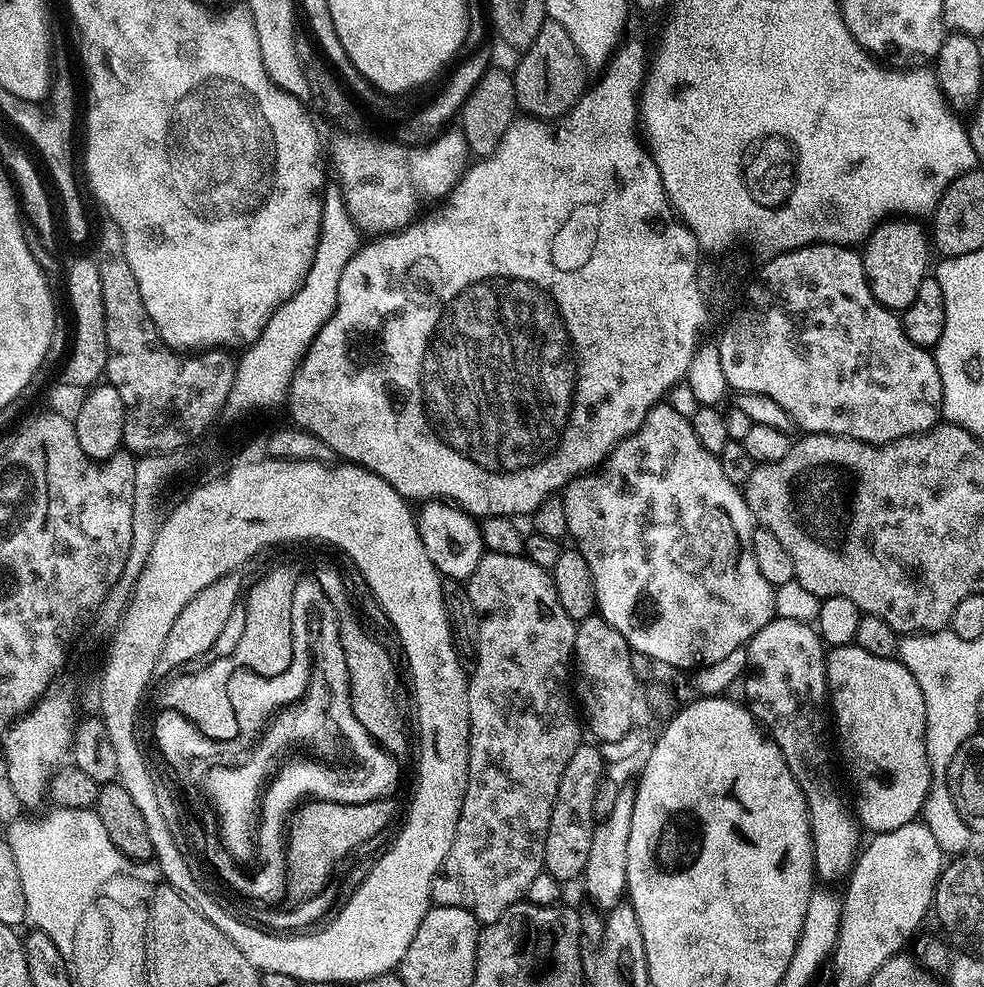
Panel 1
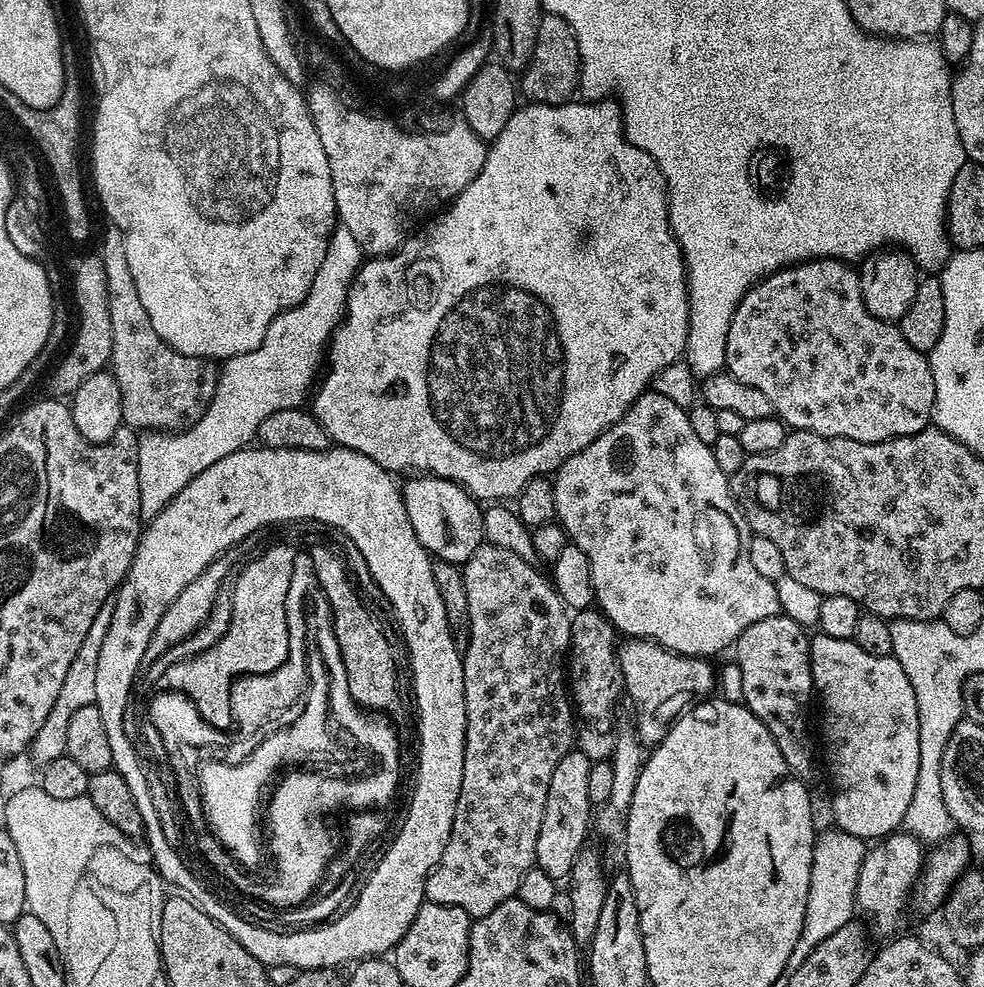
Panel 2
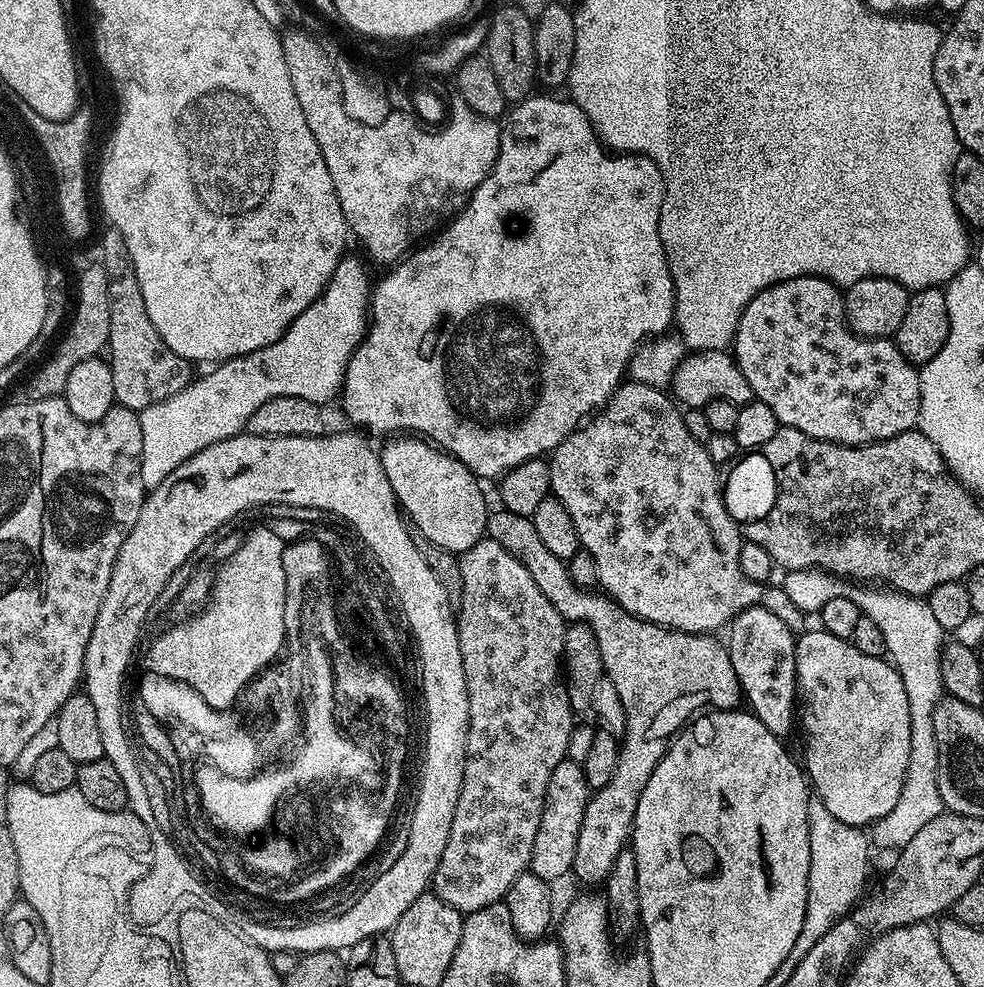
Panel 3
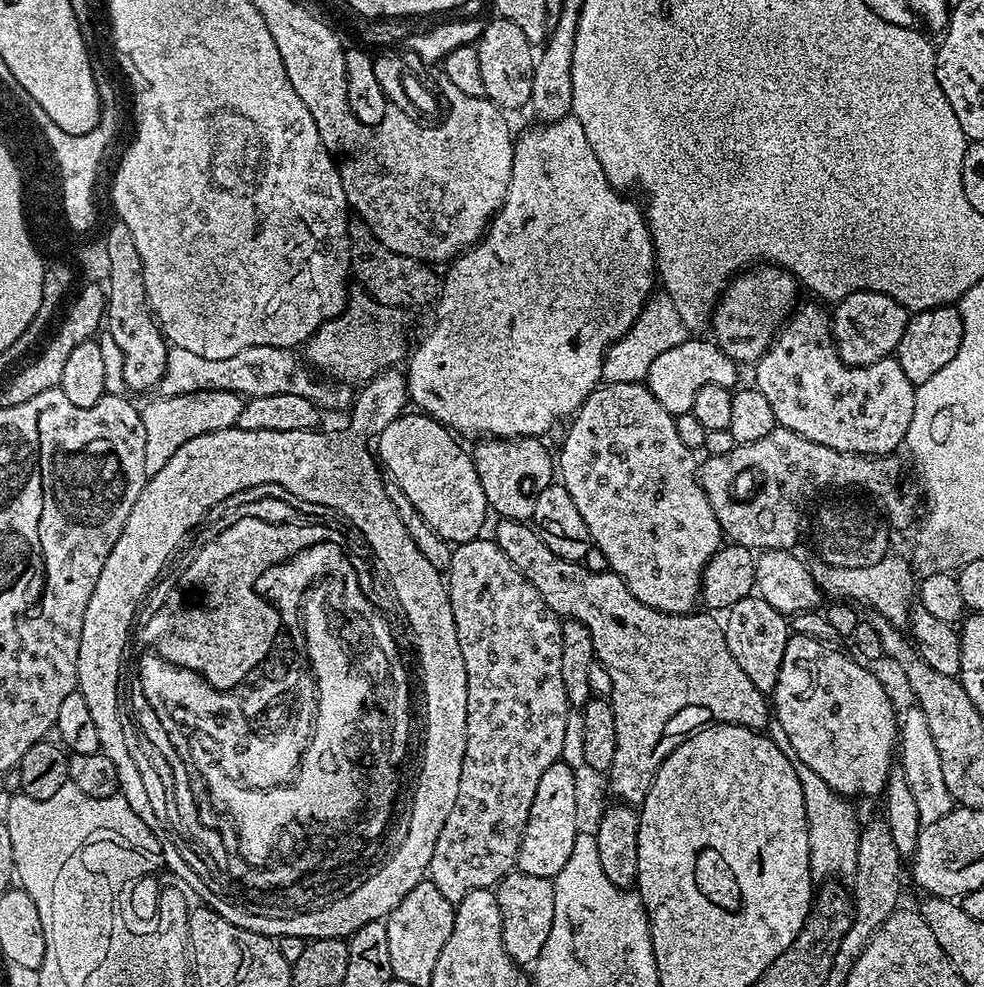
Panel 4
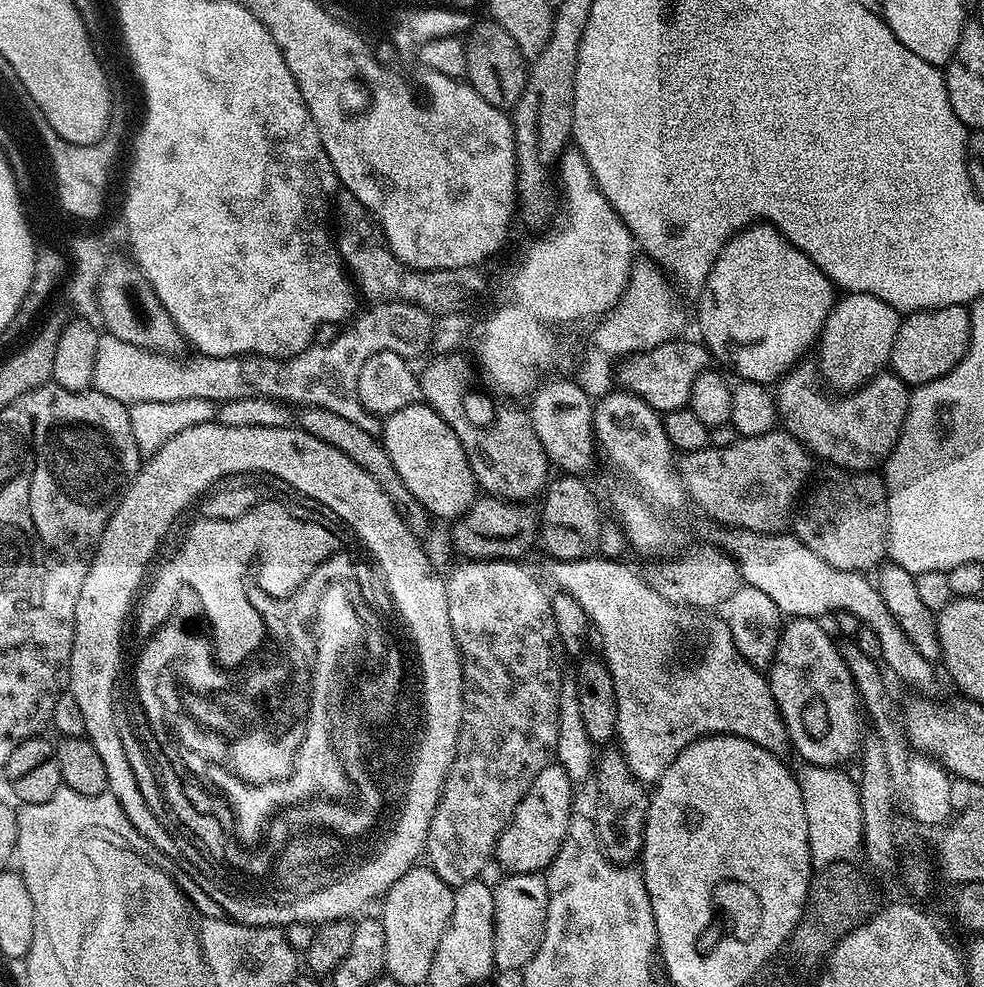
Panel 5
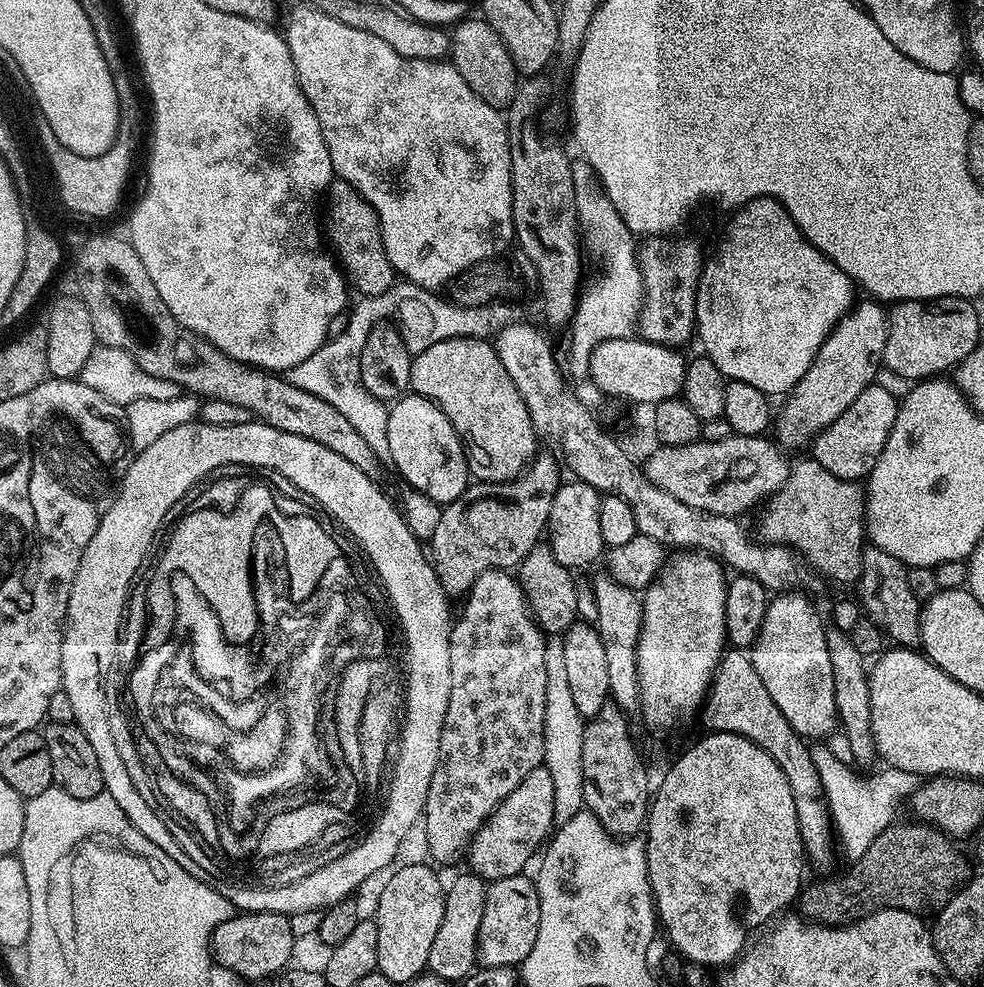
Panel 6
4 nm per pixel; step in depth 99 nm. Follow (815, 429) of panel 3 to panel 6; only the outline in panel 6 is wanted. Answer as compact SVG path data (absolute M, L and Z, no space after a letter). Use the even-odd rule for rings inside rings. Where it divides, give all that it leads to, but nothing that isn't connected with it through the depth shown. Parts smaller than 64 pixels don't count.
M880 382L871 388L862 390L852 405L843 412L829 428L824 428L816 435L810 445L811 459L818 461L830 474L843 480L863 481L874 470L890 432L896 421L898 396Z

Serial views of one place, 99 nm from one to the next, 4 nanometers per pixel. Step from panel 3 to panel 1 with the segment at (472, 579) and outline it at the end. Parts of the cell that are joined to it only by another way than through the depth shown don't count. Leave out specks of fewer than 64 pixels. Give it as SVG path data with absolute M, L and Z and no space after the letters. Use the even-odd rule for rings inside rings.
M485 551L478 566L474 566L474 574L468 576L466 587L474 610L482 614L478 626L476 658L468 682L468 709L470 710L468 781L466 782L466 794L462 798L462 810L458 814L454 842L450 842L450 854L446 854L442 866L436 871L436 877L432 879L432 904L458 906L462 910L470 910L470 914L474 914L477 924L487 926L498 922L498 918L502 918L502 914L507 908L521 903L528 895L530 882L534 882L534 878L538 878L538 874L544 871L546 834L550 830L550 818L554 810L558 786L562 782L562 770L566 770L566 762L570 762L570 758L574 758L574 750L578 750L578 746L582 742L582 736L580 736L582 720L578 715L577 705L574 703L573 689L572 692L568 689L568 676L570 680L570 669L574 664L572 651L574 650L577 621L572 620L570 614L566 614L566 610L562 610L562 602L558 602L558 594L554 590L554 582L549 569L534 566L534 562L530 562L523 554L511 556Z

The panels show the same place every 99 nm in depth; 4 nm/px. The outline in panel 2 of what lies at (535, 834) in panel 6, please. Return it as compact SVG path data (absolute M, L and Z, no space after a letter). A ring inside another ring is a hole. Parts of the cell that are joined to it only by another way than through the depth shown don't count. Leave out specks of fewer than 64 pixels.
M573 750L566 754L566 758L562 758L562 762L558 762L558 766L554 769L554 778L550 778L548 801L542 814L542 830L538 830L535 867L550 874L550 878L557 882L567 881L571 877L574 862L580 853L585 851L587 845L584 843L588 840L588 824L590 828L590 821L594 816L594 805L590 802L590 794L586 790L586 785L590 783L591 765L592 761L586 758L586 754Z

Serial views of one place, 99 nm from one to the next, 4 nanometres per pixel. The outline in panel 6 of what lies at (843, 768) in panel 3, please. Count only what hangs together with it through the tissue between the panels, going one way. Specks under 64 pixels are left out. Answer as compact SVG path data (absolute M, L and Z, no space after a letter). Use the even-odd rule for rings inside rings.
M788 590L771 601L768 606L767 616L762 624L760 636L750 649L752 665L758 670L758 678L766 690L770 690L770 698L782 710L786 722L799 736L803 736L808 742L824 742L832 731L838 728L838 709L836 707L836 679L834 678L834 666L830 658L830 650L826 646L826 634L824 633L825 621L820 621L816 608L804 596L799 596L799 591Z

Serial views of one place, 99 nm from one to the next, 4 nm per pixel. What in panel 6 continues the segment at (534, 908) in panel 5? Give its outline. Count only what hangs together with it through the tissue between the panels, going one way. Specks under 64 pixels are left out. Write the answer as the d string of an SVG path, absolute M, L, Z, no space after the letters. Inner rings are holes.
M527 875L493 880L488 884L486 910L482 910L482 926L476 943L477 961L485 968L520 966L530 954L538 937L542 906L538 902L535 879Z

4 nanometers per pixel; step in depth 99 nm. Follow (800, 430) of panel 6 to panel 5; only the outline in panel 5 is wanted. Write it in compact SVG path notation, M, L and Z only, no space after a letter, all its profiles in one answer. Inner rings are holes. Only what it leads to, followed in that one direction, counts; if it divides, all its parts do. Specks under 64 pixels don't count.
M849 292L841 297L833 303L832 312L818 337L818 372L829 389L837 388L837 393L847 394L885 371L892 358L902 316L886 306L882 298L874 298L874 294Z

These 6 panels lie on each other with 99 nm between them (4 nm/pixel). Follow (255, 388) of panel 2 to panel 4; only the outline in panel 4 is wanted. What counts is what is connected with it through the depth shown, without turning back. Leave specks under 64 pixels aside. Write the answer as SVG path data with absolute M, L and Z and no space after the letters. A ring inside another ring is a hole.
M352 290L348 293L348 302L343 310L330 318L321 328L317 329L314 335L306 342L308 356L306 360L317 373L331 378L337 382L367 382L376 375L377 372L401 363L409 355L410 343L404 337L404 324L399 320L397 309L388 308L384 304L379 304L374 297L368 295L363 290ZM191 392L177 396L161 395L160 400L152 400L143 405L140 417L146 430L145 473L157 472L170 460L174 450L198 434L210 434L214 430L233 427L239 418L245 401L232 392Z

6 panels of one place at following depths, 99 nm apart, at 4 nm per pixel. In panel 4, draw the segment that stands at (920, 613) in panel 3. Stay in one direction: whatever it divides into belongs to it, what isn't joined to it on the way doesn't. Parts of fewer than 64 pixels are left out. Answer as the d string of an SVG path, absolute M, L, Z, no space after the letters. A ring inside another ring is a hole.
M893 553L884 556L874 566L840 567L826 563L823 558L809 563L811 576L825 595L844 600L860 600L872 606L875 613L884 616L896 627L903 627L910 618L910 609L916 594L916 576L911 561Z

